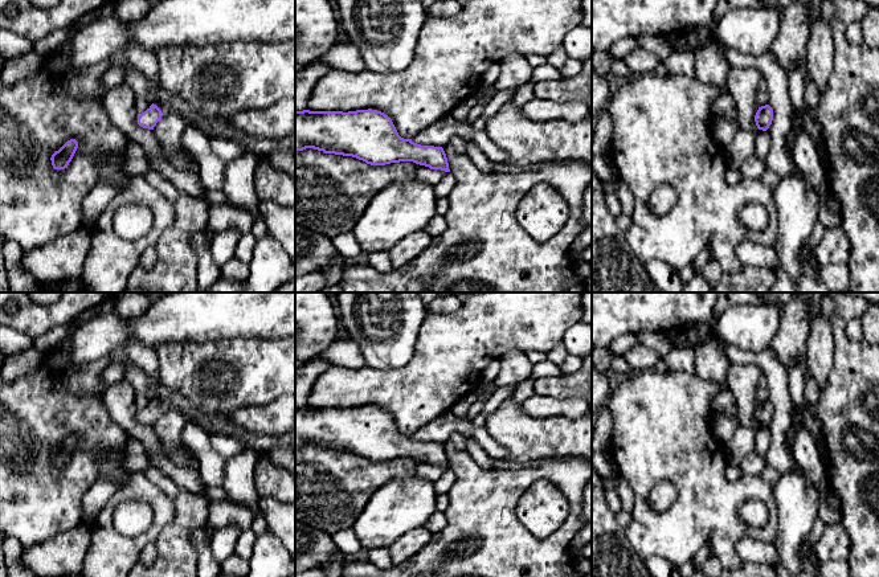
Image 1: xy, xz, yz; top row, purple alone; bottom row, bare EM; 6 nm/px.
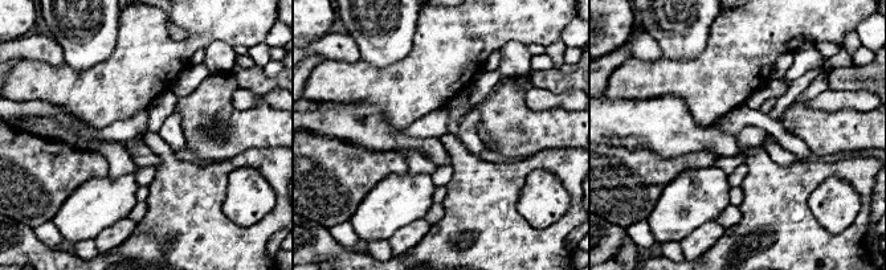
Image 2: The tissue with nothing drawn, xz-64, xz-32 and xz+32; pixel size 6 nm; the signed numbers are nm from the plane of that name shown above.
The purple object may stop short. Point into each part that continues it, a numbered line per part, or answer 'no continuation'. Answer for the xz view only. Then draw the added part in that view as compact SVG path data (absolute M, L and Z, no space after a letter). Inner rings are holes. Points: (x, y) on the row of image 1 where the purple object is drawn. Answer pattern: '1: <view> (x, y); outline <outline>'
no continuation

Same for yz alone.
no continuation

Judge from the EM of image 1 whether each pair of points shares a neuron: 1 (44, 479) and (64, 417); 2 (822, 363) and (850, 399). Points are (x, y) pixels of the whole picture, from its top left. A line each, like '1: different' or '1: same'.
1: same
2: different

